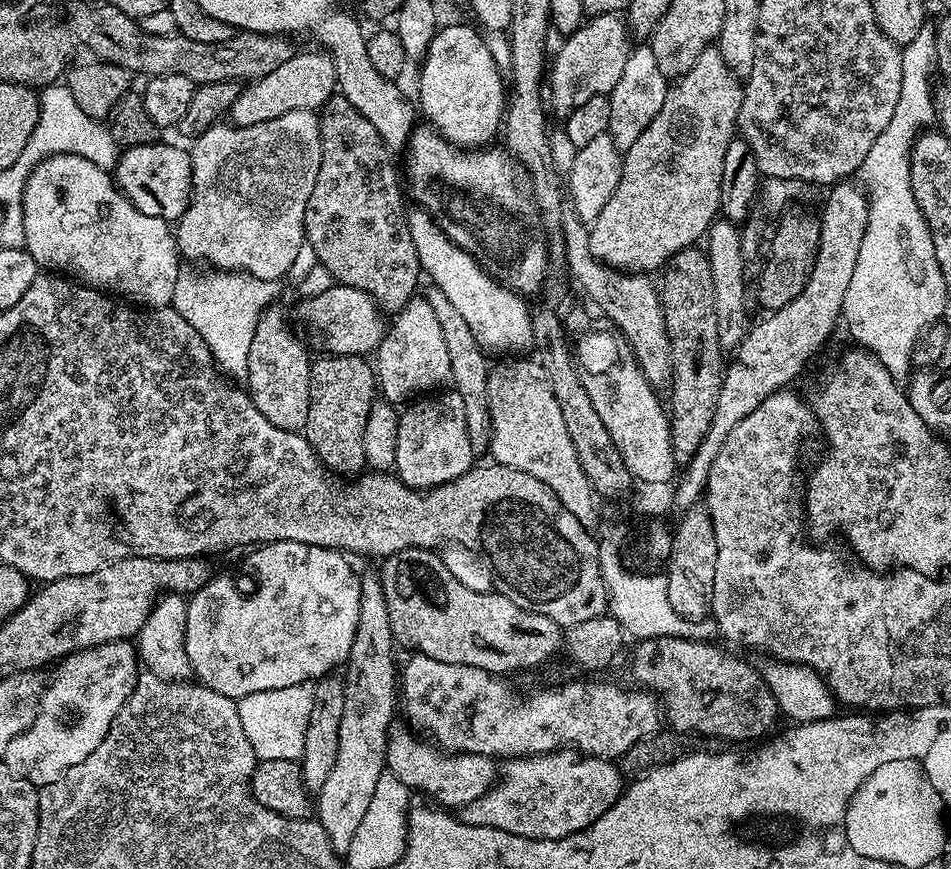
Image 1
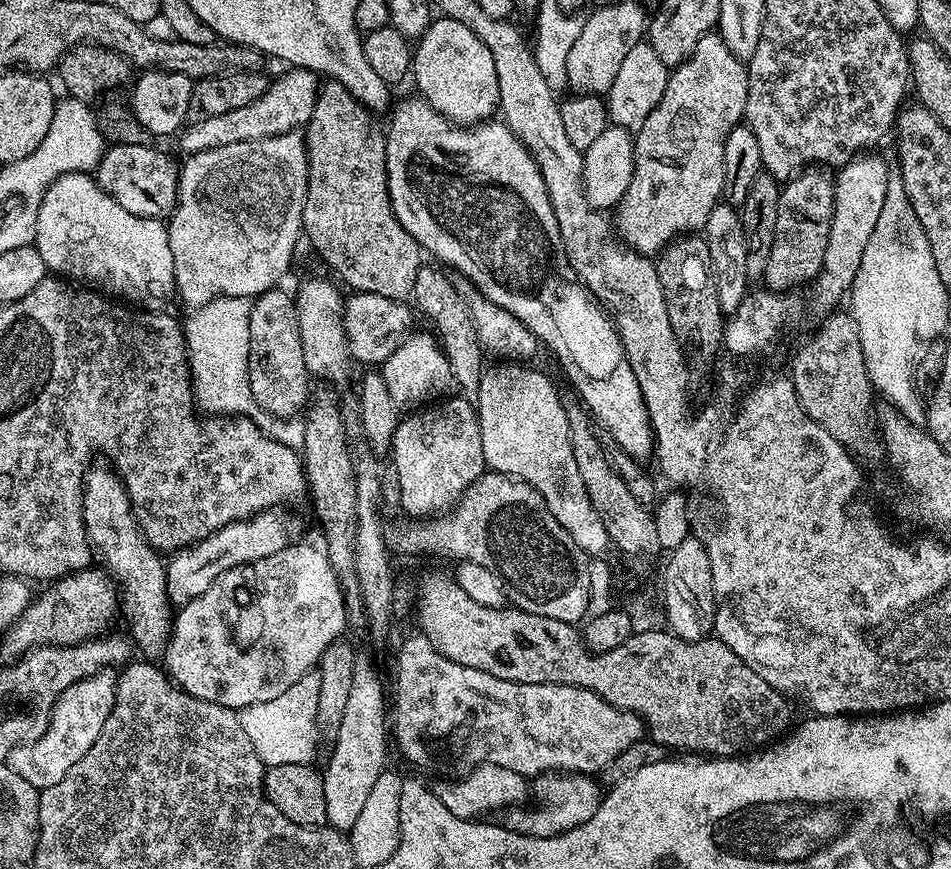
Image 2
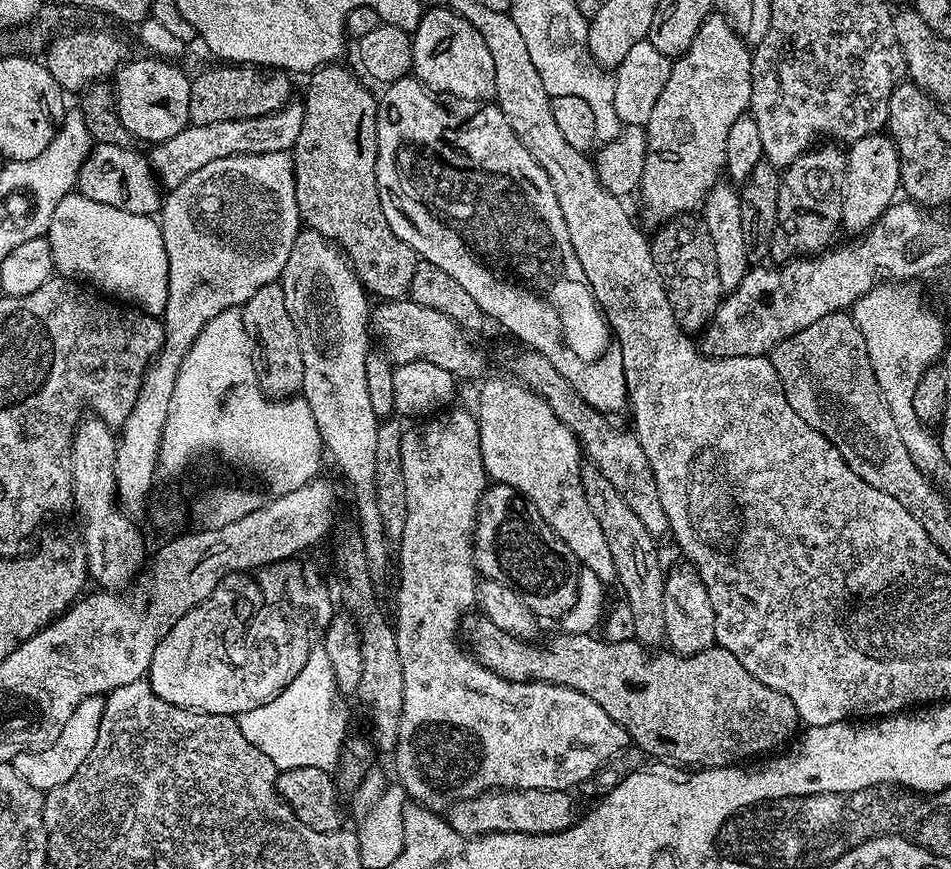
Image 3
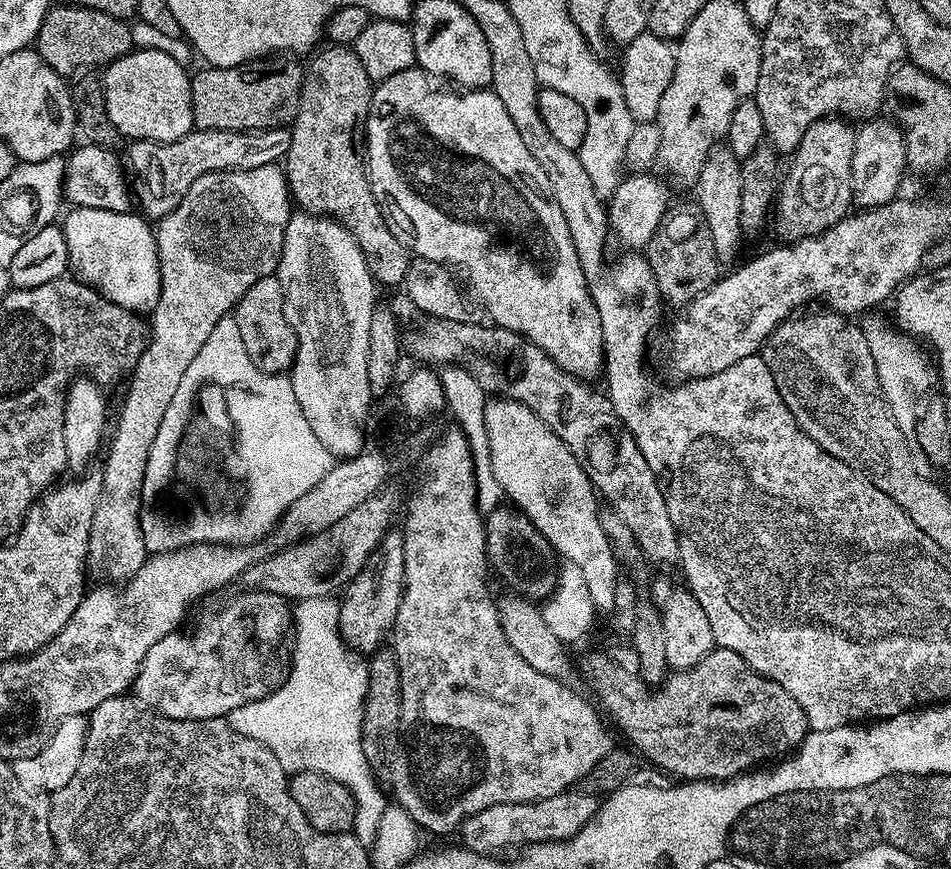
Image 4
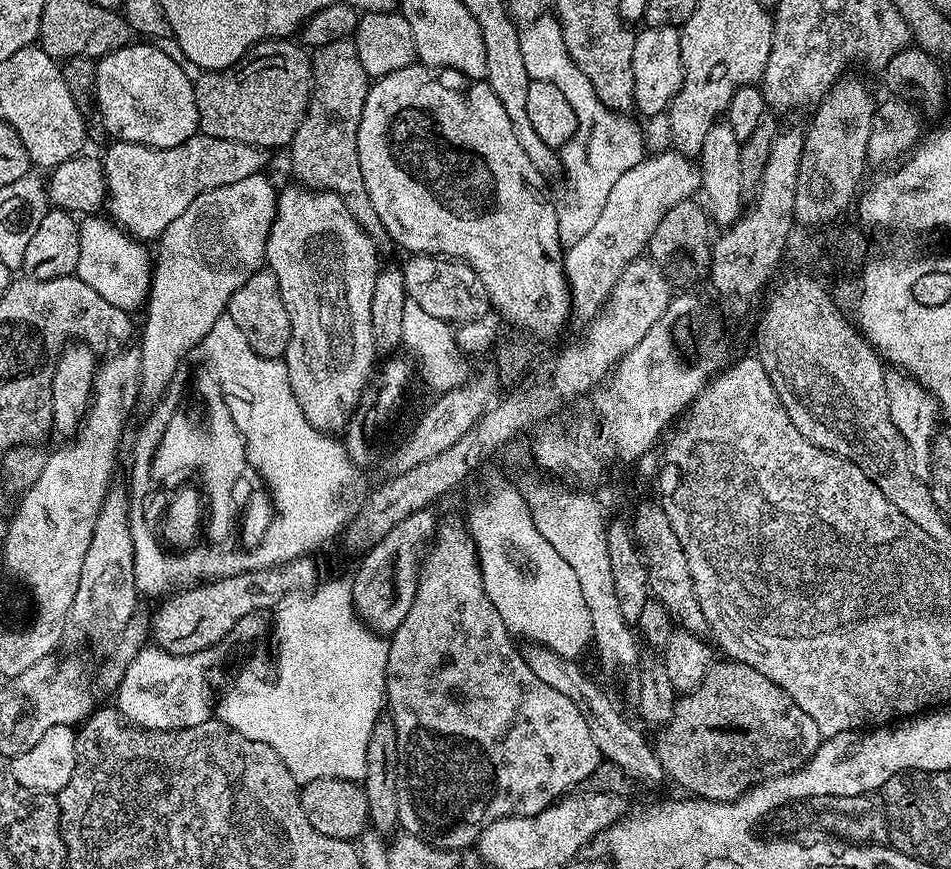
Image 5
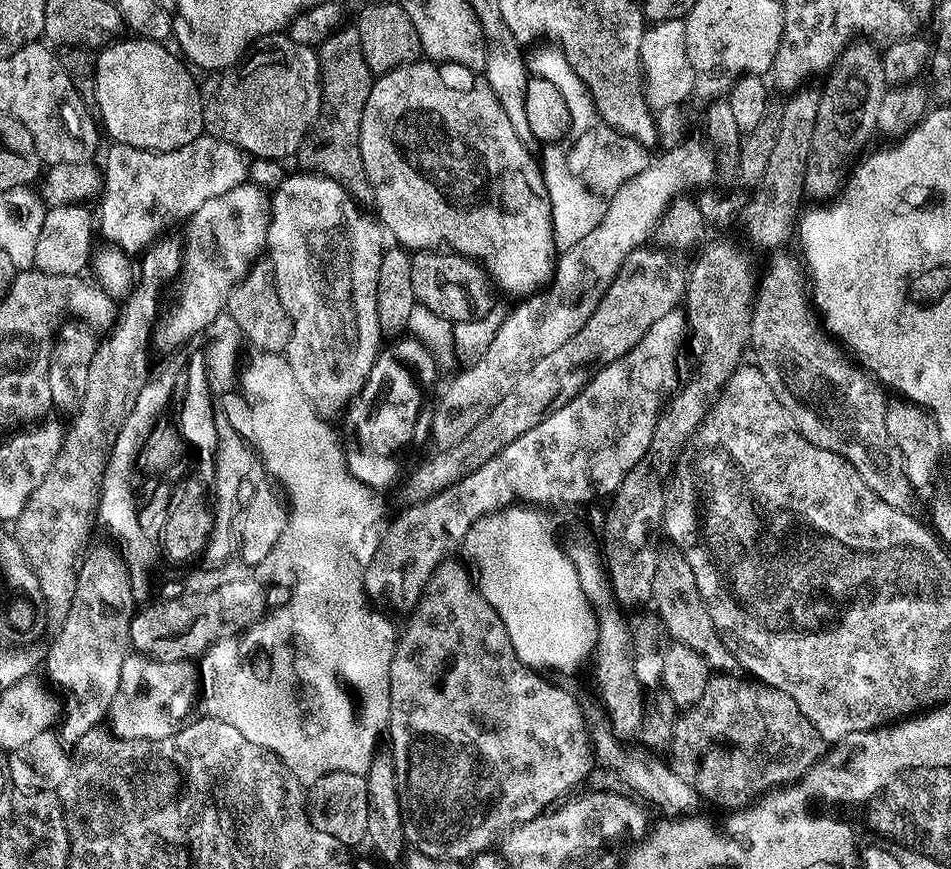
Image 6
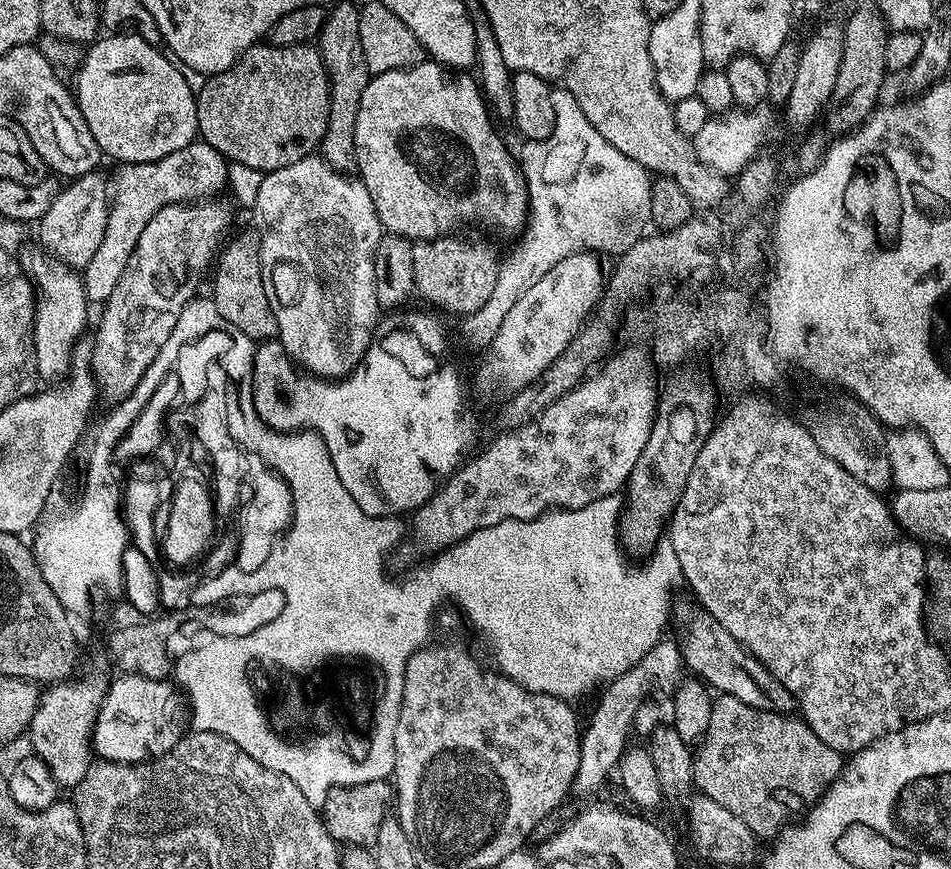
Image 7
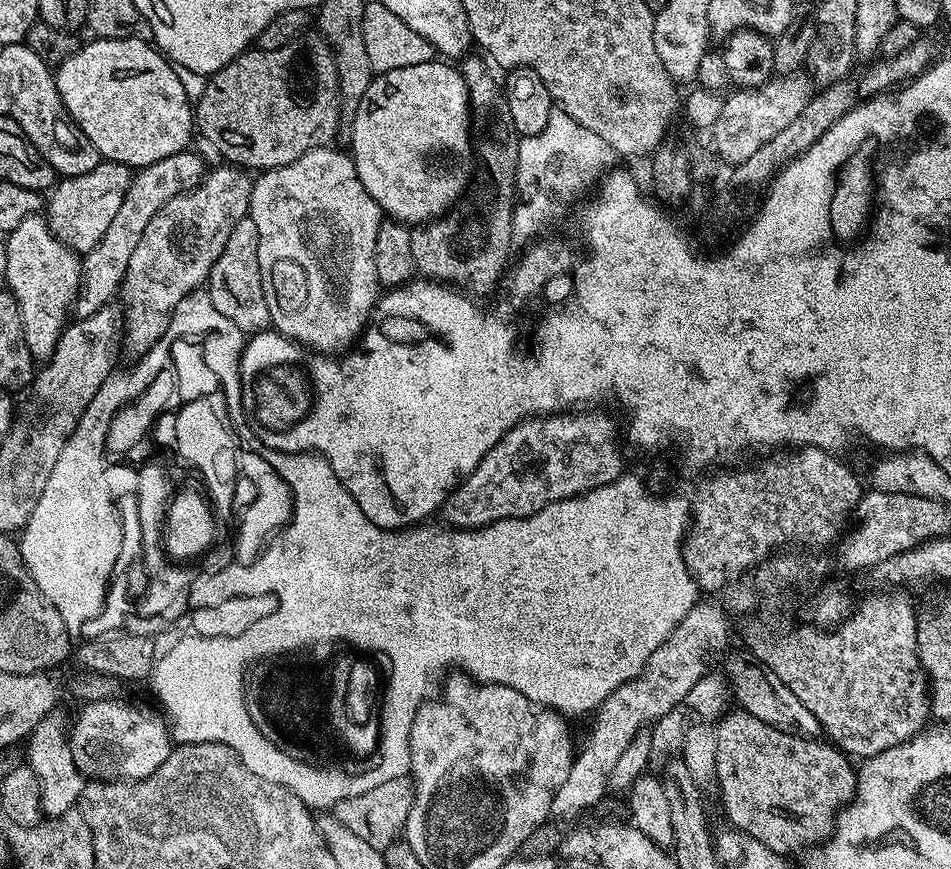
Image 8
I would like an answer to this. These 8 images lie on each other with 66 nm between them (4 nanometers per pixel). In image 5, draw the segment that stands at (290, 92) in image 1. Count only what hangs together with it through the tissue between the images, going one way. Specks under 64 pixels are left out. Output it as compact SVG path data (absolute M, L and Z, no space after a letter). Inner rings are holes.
M203 134L191 136L186 142L169 148L151 148L125 140L112 142L102 152L104 180L108 183L106 208L111 219L141 242L155 241L202 194L210 188L242 178L259 176L265 171L269 153L254 144L210 138Z

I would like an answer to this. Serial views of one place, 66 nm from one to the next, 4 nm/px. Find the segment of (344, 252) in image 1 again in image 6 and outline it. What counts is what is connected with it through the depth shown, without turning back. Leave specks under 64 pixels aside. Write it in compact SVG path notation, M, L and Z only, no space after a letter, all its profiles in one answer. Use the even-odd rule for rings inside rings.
M354 26L339 28L330 38L326 38L326 42L320 44L318 55L320 58L320 99L318 101L320 113L317 116L315 113L314 123L300 146L298 160L304 163L301 165L305 169L315 172L317 176L325 176L344 185L353 196L367 197L370 189L360 153L360 123L366 98L370 98L374 73L370 70L370 66L366 66L366 58L362 54L362 42L358 42L358 30Z

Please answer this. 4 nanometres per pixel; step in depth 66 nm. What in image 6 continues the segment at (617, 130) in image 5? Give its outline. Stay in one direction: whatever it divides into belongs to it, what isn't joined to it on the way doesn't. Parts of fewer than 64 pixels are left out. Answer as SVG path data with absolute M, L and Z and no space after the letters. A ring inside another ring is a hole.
M536 46L531 49L532 57L527 57L528 71L532 76L546 78L546 82L554 82L558 86L558 94L562 94L562 102L566 102L568 111L568 135L564 137L559 146L552 146L542 156L542 173L544 176L544 189L548 195L548 205L552 211L552 242L557 249L565 250L574 246L576 242L586 237L590 231L603 220L607 212L608 204L615 192L628 180L634 178L640 171L650 163L643 145L629 136L621 134L615 128L609 128L604 119L598 114L598 110L592 104L592 95L587 86L574 74L574 70L566 62L563 52L559 47L540 48Z

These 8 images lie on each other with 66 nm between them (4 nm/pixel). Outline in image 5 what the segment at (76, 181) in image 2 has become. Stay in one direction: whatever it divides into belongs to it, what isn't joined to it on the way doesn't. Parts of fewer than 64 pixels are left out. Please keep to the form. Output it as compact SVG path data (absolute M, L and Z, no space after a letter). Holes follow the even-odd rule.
M96 214L91 218L79 221L80 257L74 275L90 290L102 294L110 306L133 310L148 299L148 290L152 286L152 269L150 252L141 241L133 238L119 224L103 215Z

